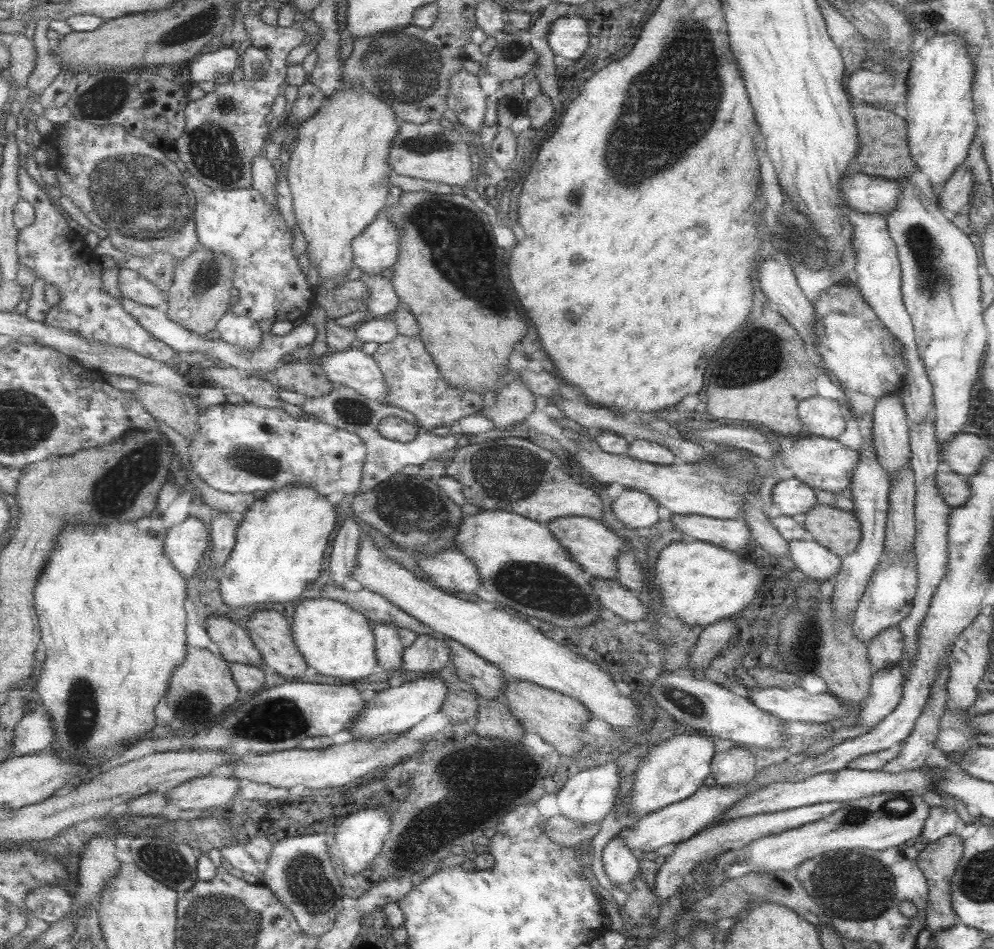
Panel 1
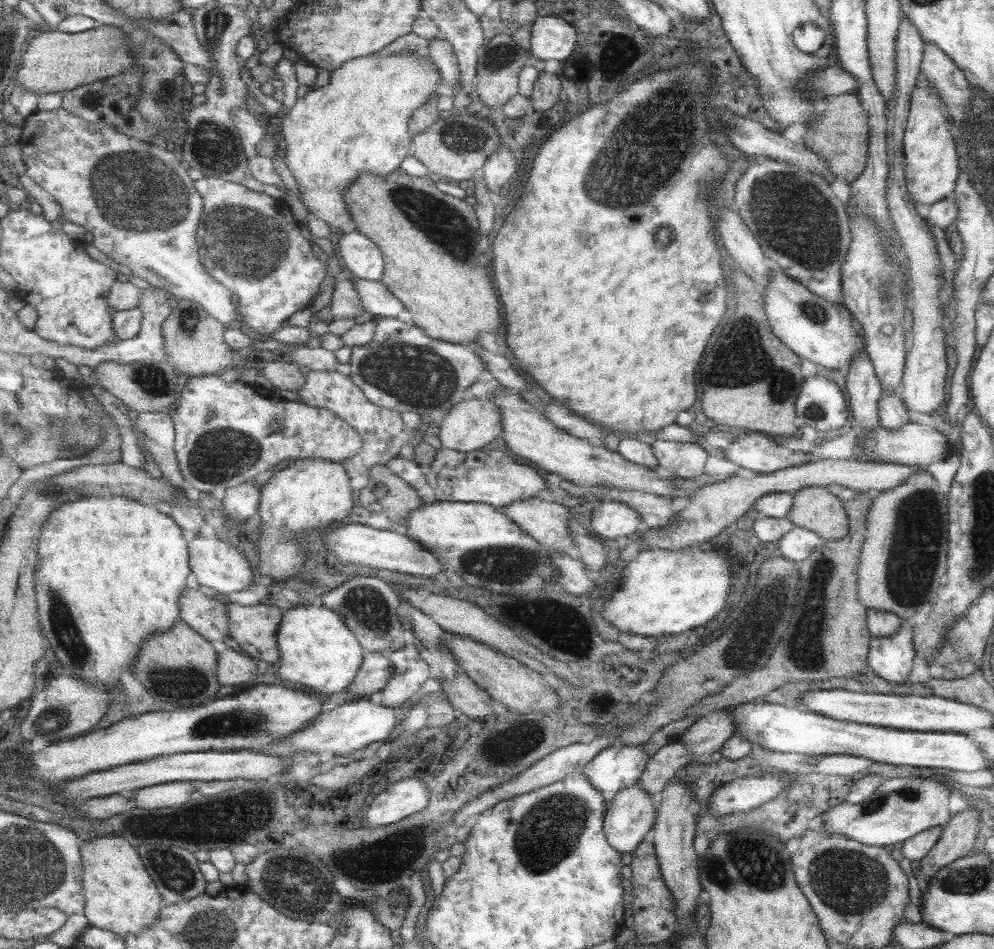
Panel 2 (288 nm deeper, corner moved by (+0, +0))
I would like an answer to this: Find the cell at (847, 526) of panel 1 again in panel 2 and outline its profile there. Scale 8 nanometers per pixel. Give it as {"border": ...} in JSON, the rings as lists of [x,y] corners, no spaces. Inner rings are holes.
{"border":[[[801,488],[793,494],[793,504],[787,514],[793,526],[811,530],[825,542],[835,542],[847,534],[845,504],[827,488]]]}

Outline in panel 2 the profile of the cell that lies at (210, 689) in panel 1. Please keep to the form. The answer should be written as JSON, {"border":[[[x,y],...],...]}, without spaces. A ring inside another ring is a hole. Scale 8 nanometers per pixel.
{"border":[[[179,618],[179,622],[175,622],[169,630],[147,638],[139,650],[139,658],[133,664],[133,674],[155,698],[175,704],[177,710],[191,710],[217,700],[215,694],[221,688],[217,668],[219,650],[215,644]]]}

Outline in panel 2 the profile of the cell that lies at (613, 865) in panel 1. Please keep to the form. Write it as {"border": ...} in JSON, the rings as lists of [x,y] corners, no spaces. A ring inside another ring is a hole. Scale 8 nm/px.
{"border":[[[641,784],[619,790],[615,794],[615,798],[609,806],[607,818],[605,818],[605,832],[607,832],[607,838],[609,838],[611,846],[615,846],[621,852],[633,854],[643,844],[643,838],[651,832],[651,828],[655,828],[657,818],[659,818],[657,808],[659,808],[659,798],[651,796],[647,790],[643,790]]]}

